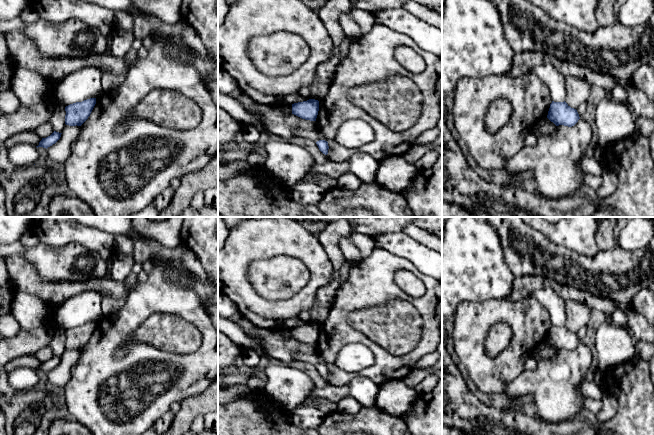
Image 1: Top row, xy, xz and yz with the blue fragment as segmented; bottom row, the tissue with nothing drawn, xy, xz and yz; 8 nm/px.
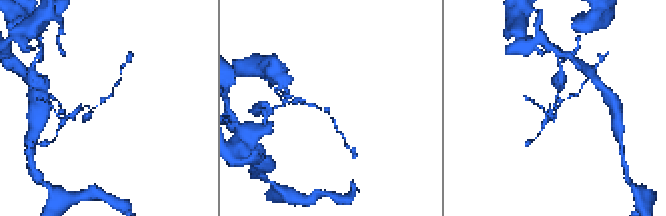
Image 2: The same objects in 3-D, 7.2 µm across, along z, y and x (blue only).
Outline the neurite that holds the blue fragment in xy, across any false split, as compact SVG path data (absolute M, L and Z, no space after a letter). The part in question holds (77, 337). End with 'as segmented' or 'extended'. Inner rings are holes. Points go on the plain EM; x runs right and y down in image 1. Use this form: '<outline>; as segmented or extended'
M90 322L66 330L65 348L69 350L81 350L90 340L95 328L96 322Z; as segmented

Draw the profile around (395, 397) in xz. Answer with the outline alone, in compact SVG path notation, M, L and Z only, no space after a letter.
M391 380L380 386L376 404L383 412L402 418L410 411L419 393L403 380Z

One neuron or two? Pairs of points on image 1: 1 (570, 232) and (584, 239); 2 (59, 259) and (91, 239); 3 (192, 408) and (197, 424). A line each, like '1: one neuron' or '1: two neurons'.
1: one neuron
2: two neurons
3: two neurons

